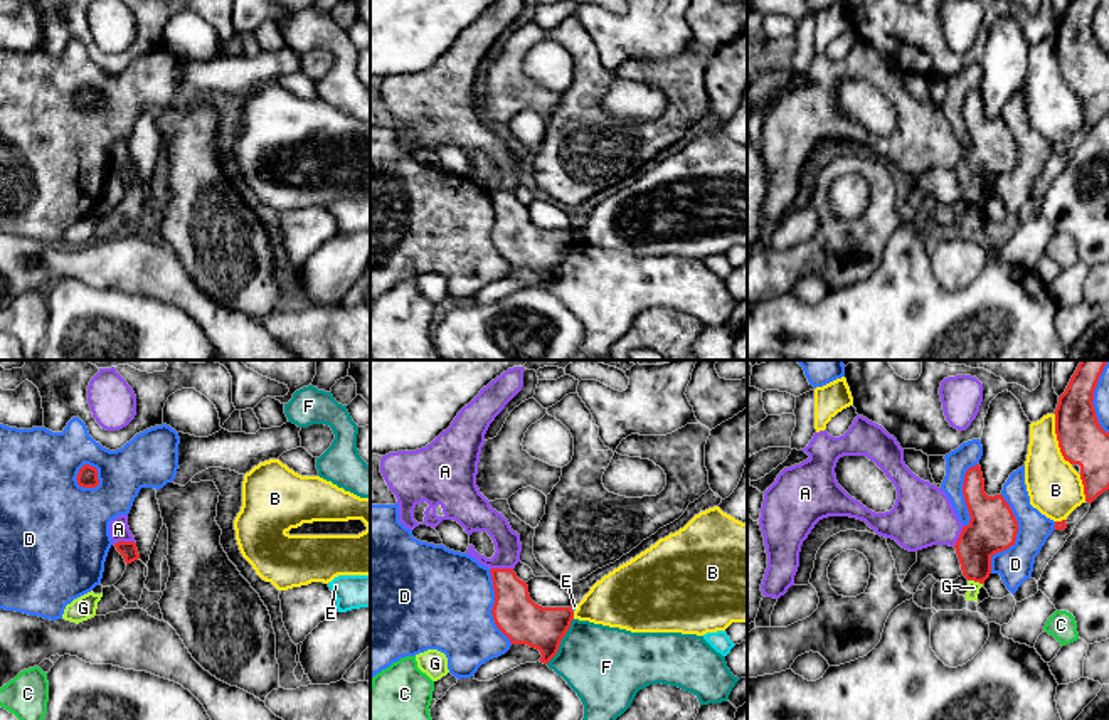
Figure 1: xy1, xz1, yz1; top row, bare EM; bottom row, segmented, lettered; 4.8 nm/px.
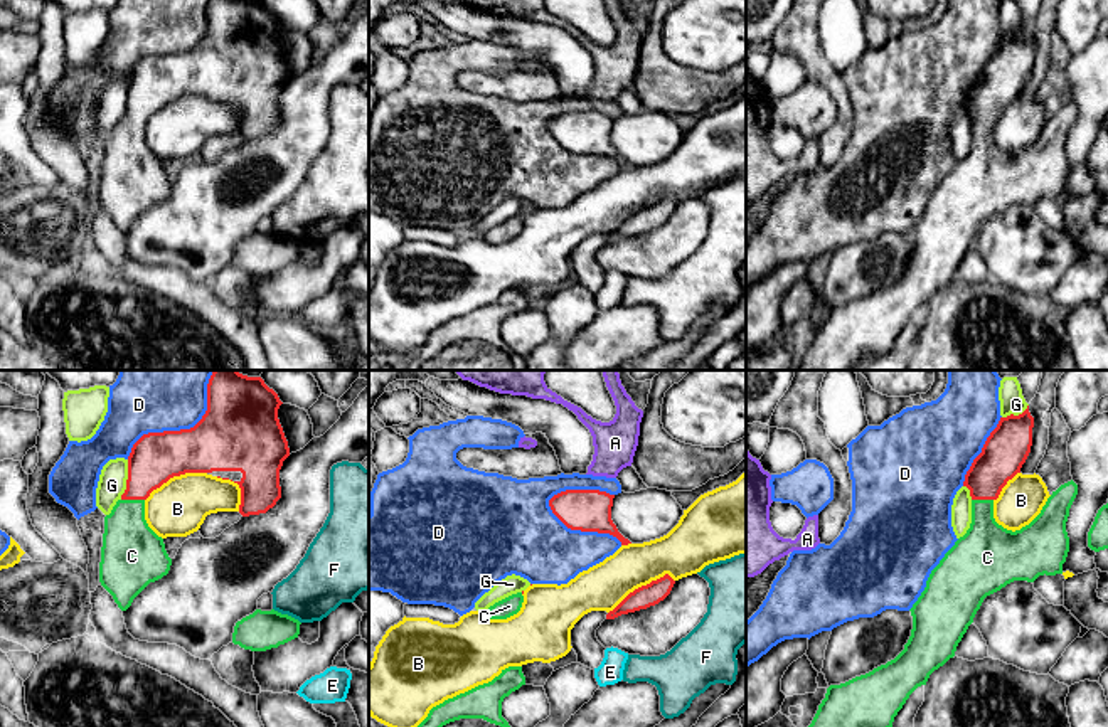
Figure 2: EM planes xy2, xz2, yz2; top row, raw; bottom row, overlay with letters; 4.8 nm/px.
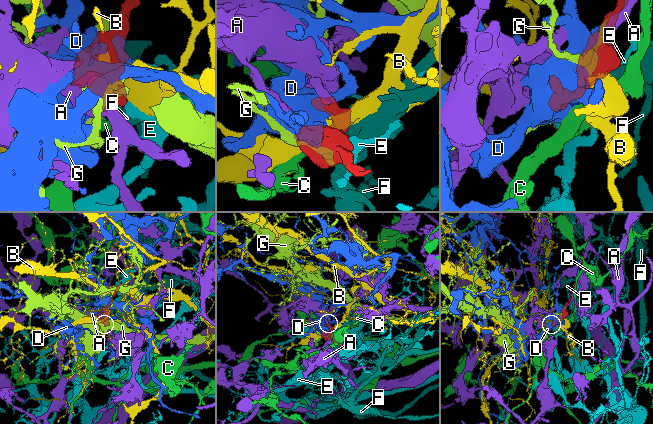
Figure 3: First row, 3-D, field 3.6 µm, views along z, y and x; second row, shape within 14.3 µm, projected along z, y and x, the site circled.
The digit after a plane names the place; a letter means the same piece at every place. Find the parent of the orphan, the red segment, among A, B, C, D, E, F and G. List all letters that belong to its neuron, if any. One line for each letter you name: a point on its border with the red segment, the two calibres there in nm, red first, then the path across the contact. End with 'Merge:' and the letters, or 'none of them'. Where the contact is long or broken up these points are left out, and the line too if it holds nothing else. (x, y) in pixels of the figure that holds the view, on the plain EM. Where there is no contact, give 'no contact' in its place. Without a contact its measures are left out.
C: meets red in xy2 at (133, 122); 240 nm thick on the red side, 280 nm on the other
Merge: C

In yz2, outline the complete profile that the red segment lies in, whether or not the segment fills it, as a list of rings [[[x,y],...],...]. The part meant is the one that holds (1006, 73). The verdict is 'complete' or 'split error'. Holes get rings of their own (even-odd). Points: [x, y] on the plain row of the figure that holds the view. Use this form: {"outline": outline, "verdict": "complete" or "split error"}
{"outline": [[[1027,32],[1019,39],[1000,40],[987,61],[982,76],[965,98],[963,109],[972,119],[972,146],[963,160],[945,177],[931,194],[926,210],[913,227],[913,252],[904,273],[886,288],[840,308],[830,308],[812,347],[803,353],[795,370],[849,370],[866,355],[892,352],[894,340],[909,318],[926,308],[930,298],[955,279],[956,269],[973,246],[983,222],[1014,204],[1034,205],[1039,199],[1063,197],[1069,175],[1066,145],[1078,118],[1071,103],[1047,121],[1041,136],[1020,153],[1007,153],[993,141],[993,125],[1002,111],[1020,96],[1032,69],[1034,40]]], "verdict": "split error"}

